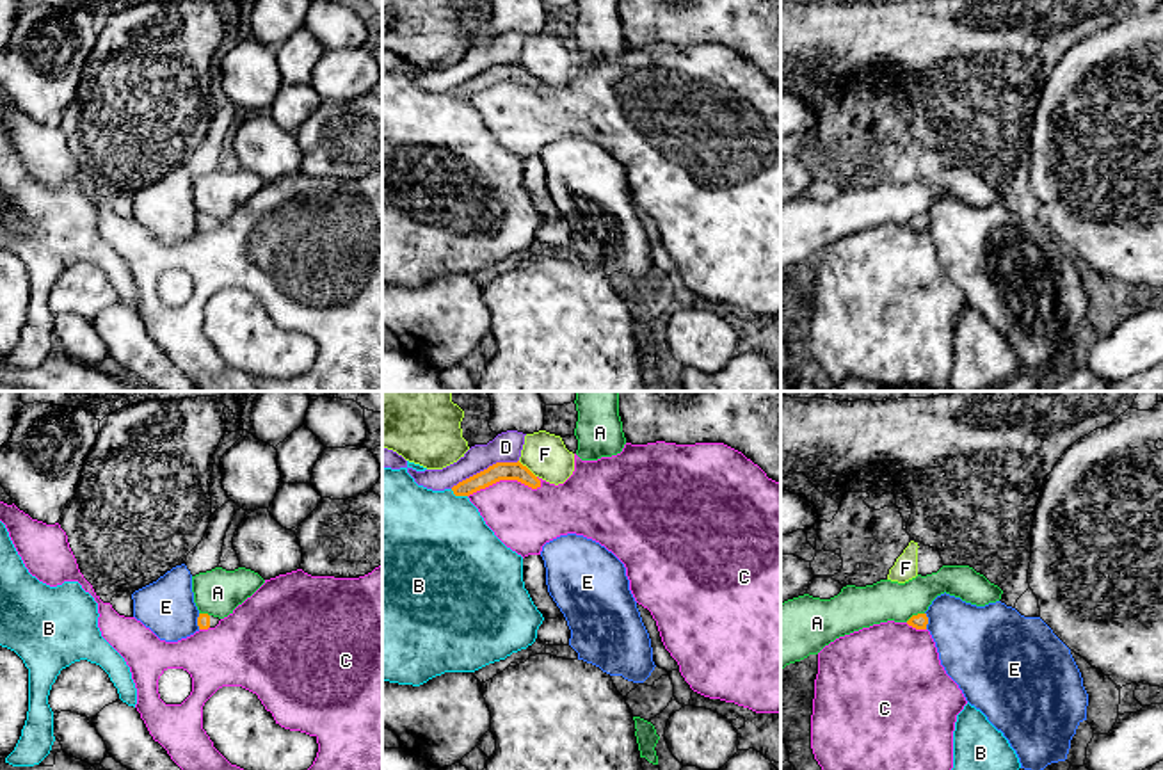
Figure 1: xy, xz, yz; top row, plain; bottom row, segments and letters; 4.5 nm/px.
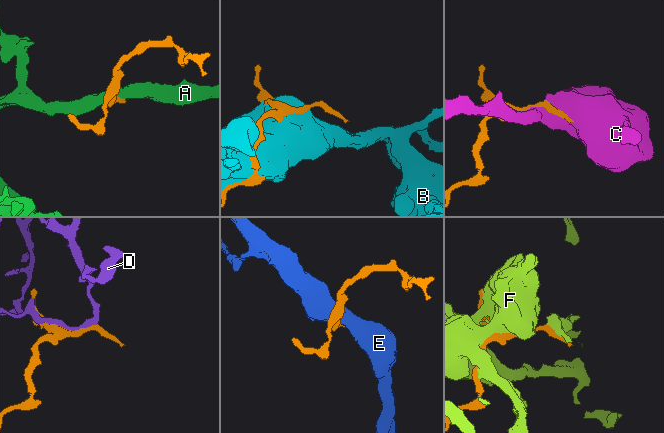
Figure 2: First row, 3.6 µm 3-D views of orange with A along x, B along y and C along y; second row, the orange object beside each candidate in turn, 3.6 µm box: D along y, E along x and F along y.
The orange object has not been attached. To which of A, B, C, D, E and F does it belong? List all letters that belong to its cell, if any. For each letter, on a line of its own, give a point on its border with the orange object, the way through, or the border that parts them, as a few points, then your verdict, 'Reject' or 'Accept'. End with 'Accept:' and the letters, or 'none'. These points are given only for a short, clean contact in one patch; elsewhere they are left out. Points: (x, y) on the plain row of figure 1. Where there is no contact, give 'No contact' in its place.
A: Touches orange at yz (914, 217). Boundary: yz (923, 214), (913, 216), (906, 223). Reject
B: Touches orange at xz (459, 96). Reject
C: Touches orange at xz (505, 80). Reject
D: Touches orange at xz (484, 72). Reject
E: Touches orange at yz (927, 223). Boundary: yz (925, 214), (927, 230). Reject
F: Touches orange at xz (527, 70). Reject
Accept: none

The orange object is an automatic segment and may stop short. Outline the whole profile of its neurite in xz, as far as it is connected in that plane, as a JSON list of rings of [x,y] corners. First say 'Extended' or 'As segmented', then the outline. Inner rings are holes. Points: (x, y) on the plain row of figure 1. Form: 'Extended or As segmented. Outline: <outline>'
As segmented. Outline: [[[517,62],[517,64],[496,64],[487,71],[459,84],[457,87],[452,89],[452,92],[455,98],[469,98],[500,82],[517,82],[532,91],[541,89],[541,82]]]

